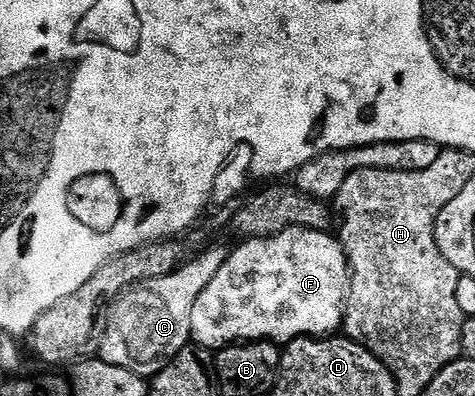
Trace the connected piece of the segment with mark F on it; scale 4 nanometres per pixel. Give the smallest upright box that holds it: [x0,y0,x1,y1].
[191,228,351,350]

